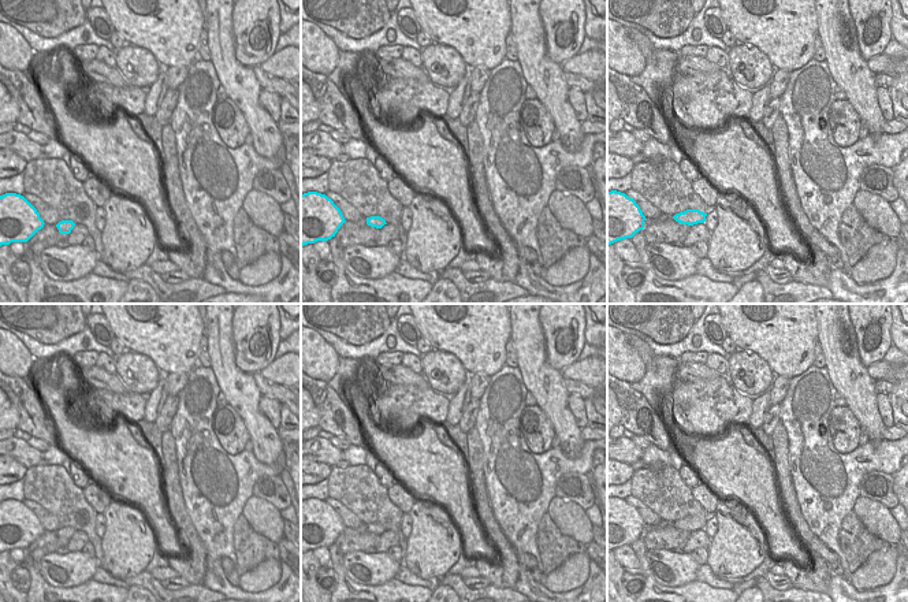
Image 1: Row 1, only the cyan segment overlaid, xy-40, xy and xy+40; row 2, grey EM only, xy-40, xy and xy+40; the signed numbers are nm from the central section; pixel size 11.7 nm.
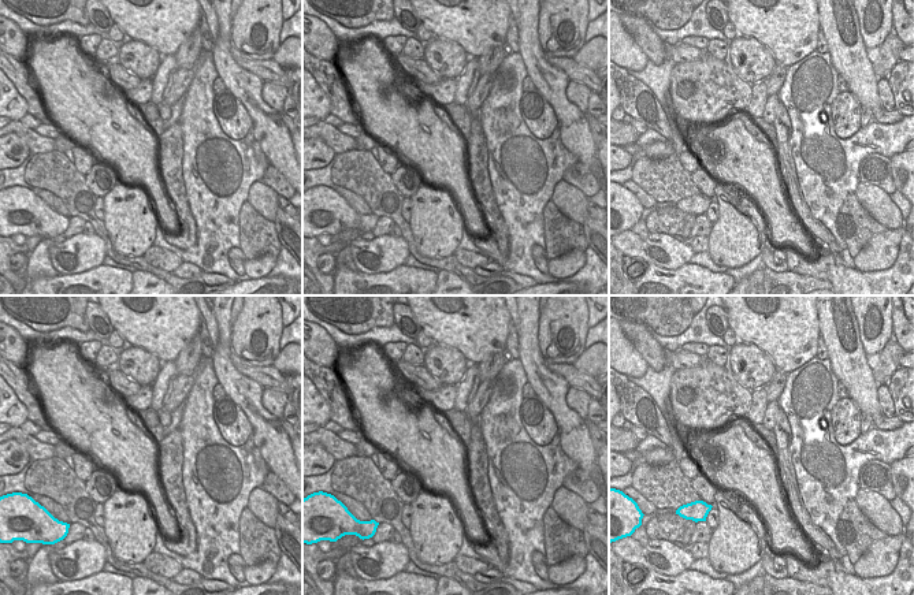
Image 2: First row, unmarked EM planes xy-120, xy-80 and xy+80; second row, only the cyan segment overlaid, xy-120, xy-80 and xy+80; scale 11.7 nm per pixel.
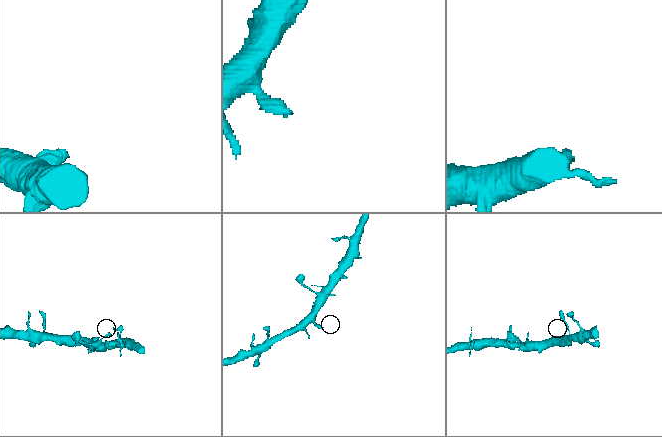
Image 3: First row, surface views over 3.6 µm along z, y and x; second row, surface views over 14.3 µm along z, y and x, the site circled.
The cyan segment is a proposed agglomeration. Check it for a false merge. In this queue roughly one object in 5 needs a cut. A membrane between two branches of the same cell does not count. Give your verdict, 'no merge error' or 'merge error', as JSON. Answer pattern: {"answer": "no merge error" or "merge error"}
{"answer": "no merge error"}

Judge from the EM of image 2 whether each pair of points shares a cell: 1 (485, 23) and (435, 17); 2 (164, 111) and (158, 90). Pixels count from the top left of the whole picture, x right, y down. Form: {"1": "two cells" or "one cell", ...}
{"1": "one cell", "2": "two cells"}

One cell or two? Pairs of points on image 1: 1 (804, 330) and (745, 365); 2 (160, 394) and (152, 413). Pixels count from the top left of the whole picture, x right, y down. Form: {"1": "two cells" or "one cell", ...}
{"1": "two cells", "2": "one cell"}

